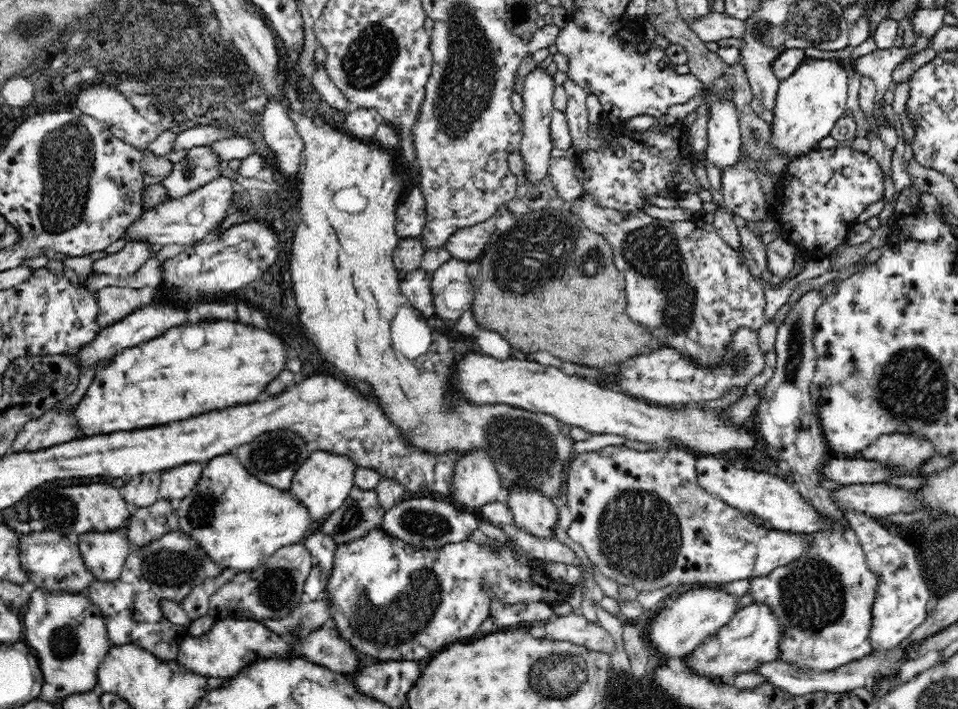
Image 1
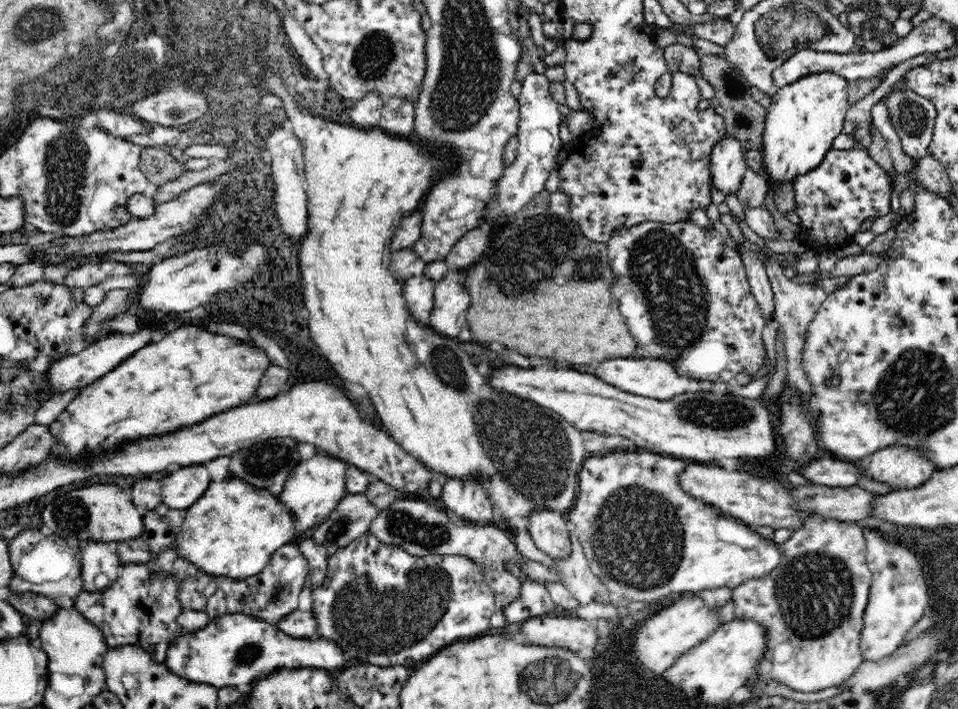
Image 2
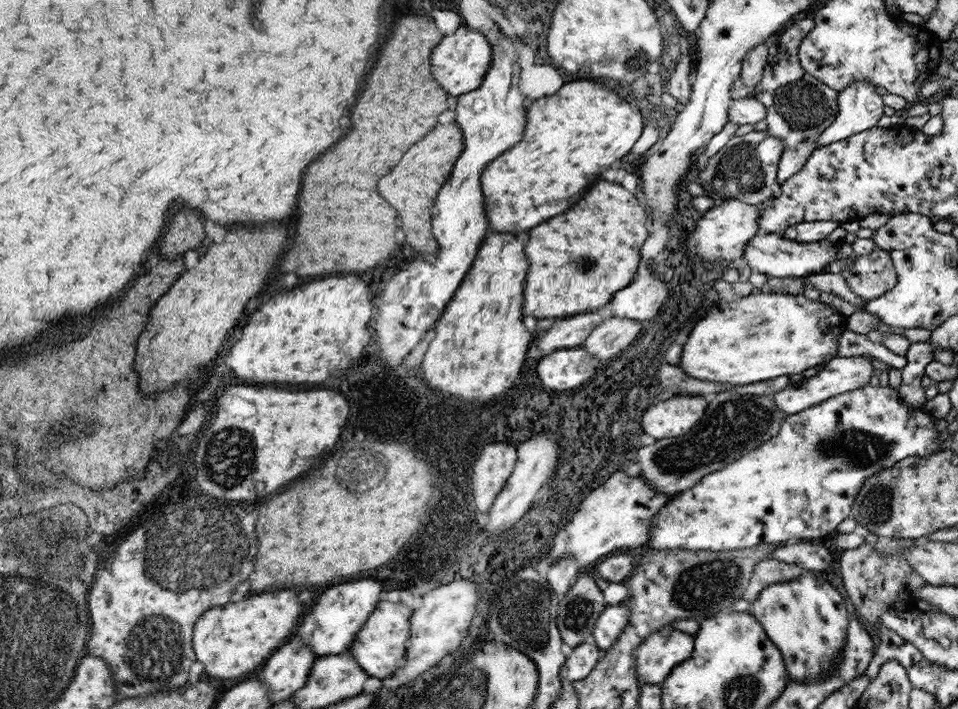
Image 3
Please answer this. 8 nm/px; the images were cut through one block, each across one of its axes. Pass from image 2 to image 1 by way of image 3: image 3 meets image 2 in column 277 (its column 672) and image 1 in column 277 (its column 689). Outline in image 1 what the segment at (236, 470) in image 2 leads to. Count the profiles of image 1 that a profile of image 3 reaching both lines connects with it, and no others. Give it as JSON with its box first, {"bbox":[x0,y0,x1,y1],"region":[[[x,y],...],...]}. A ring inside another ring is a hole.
{"bbox":[238,428,310,490],"region":[[[280,428],[280,430],[264,432],[264,434],[256,436],[252,442],[238,446],[238,458],[240,458],[240,464],[248,470],[248,474],[256,476],[258,480],[262,480],[274,488],[290,490],[298,468],[310,456],[310,452],[306,450],[306,444],[308,442],[302,436],[298,436],[294,430]]]}

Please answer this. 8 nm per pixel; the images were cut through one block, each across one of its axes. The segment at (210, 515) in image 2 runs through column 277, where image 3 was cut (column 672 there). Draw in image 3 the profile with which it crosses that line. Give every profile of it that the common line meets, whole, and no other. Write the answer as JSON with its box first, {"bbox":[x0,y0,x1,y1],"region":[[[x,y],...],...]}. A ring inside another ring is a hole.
{"bbox":[643,386,937,552],"region":[[[863,386],[859,390],[853,390],[853,392],[847,392],[847,394],[841,394],[841,396],[835,396],[835,398],[829,398],[813,408],[807,408],[803,412],[797,412],[793,416],[787,416],[779,430],[777,430],[777,436],[769,442],[763,442],[761,446],[757,446],[755,450],[749,450],[745,452],[741,458],[737,458],[735,462],[727,464],[725,468],[713,472],[713,474],[707,474],[703,476],[695,486],[687,488],[687,490],[681,490],[677,492],[675,496],[671,496],[667,500],[667,504],[661,508],[661,512],[657,512],[657,516],[653,516],[651,520],[651,526],[649,526],[649,540],[643,544],[645,548],[651,548],[651,552],[677,552],[677,550],[691,550],[691,552],[733,552],[733,550],[745,550],[745,548],[757,548],[761,544],[785,544],[785,542],[791,542],[791,538],[821,538],[829,532],[833,532],[837,528],[837,524],[841,520],[847,518],[851,506],[853,506],[853,498],[859,496],[861,488],[865,486],[865,482],[871,478],[871,476],[877,476],[877,472],[881,470],[887,470],[887,468],[893,468],[893,464],[909,458],[909,456],[929,456],[933,450],[933,444],[935,444],[935,438],[937,438],[937,432],[935,432],[935,420],[929,416],[929,412],[925,408],[911,408],[907,406],[899,396],[897,396],[897,390],[893,390],[891,386],[889,388],[883,388],[883,386]]]}

